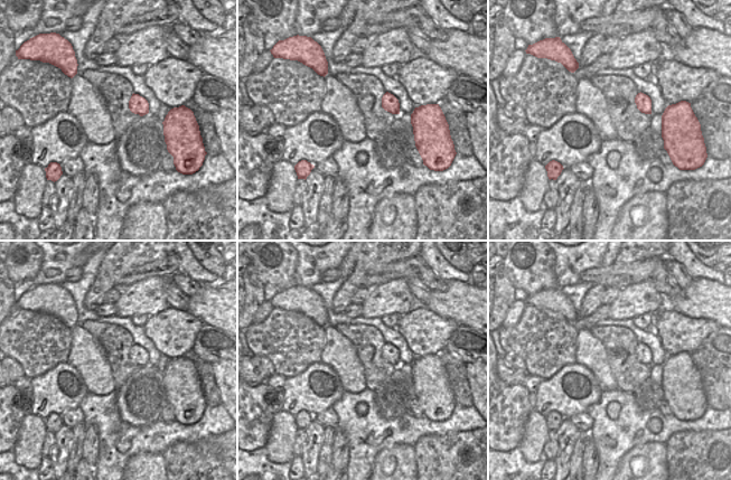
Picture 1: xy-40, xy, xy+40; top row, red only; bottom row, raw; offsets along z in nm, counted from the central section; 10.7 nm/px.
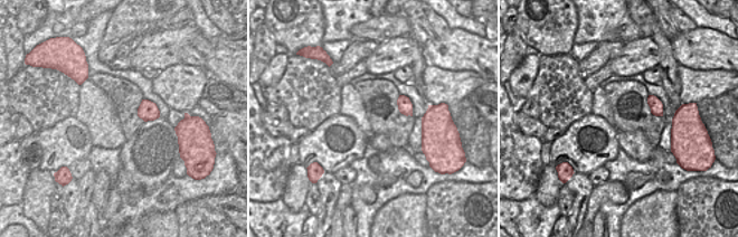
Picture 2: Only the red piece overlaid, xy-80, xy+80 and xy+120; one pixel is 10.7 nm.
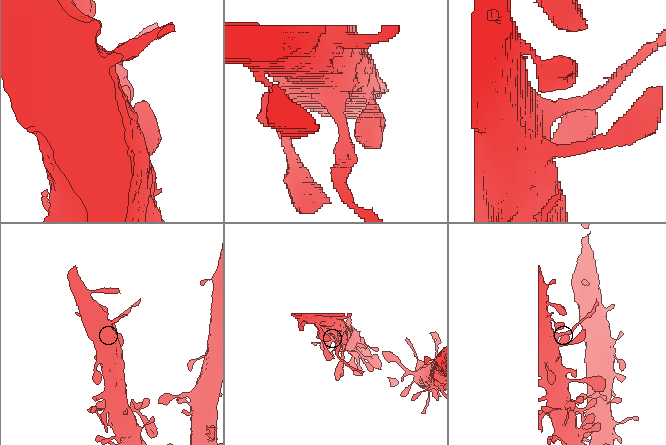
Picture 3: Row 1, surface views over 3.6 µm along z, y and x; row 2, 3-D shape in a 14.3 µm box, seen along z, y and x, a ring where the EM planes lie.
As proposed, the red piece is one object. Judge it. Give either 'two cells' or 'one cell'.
two cells

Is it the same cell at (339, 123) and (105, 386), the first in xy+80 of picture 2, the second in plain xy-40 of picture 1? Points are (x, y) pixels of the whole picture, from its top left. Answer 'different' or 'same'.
different

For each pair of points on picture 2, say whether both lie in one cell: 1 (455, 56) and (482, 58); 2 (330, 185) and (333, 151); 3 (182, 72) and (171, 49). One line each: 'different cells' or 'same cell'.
1: same cell
2: different cells
3: different cells

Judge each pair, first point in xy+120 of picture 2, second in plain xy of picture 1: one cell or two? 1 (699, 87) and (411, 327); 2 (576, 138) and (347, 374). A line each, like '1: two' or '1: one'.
1: one
2: two

